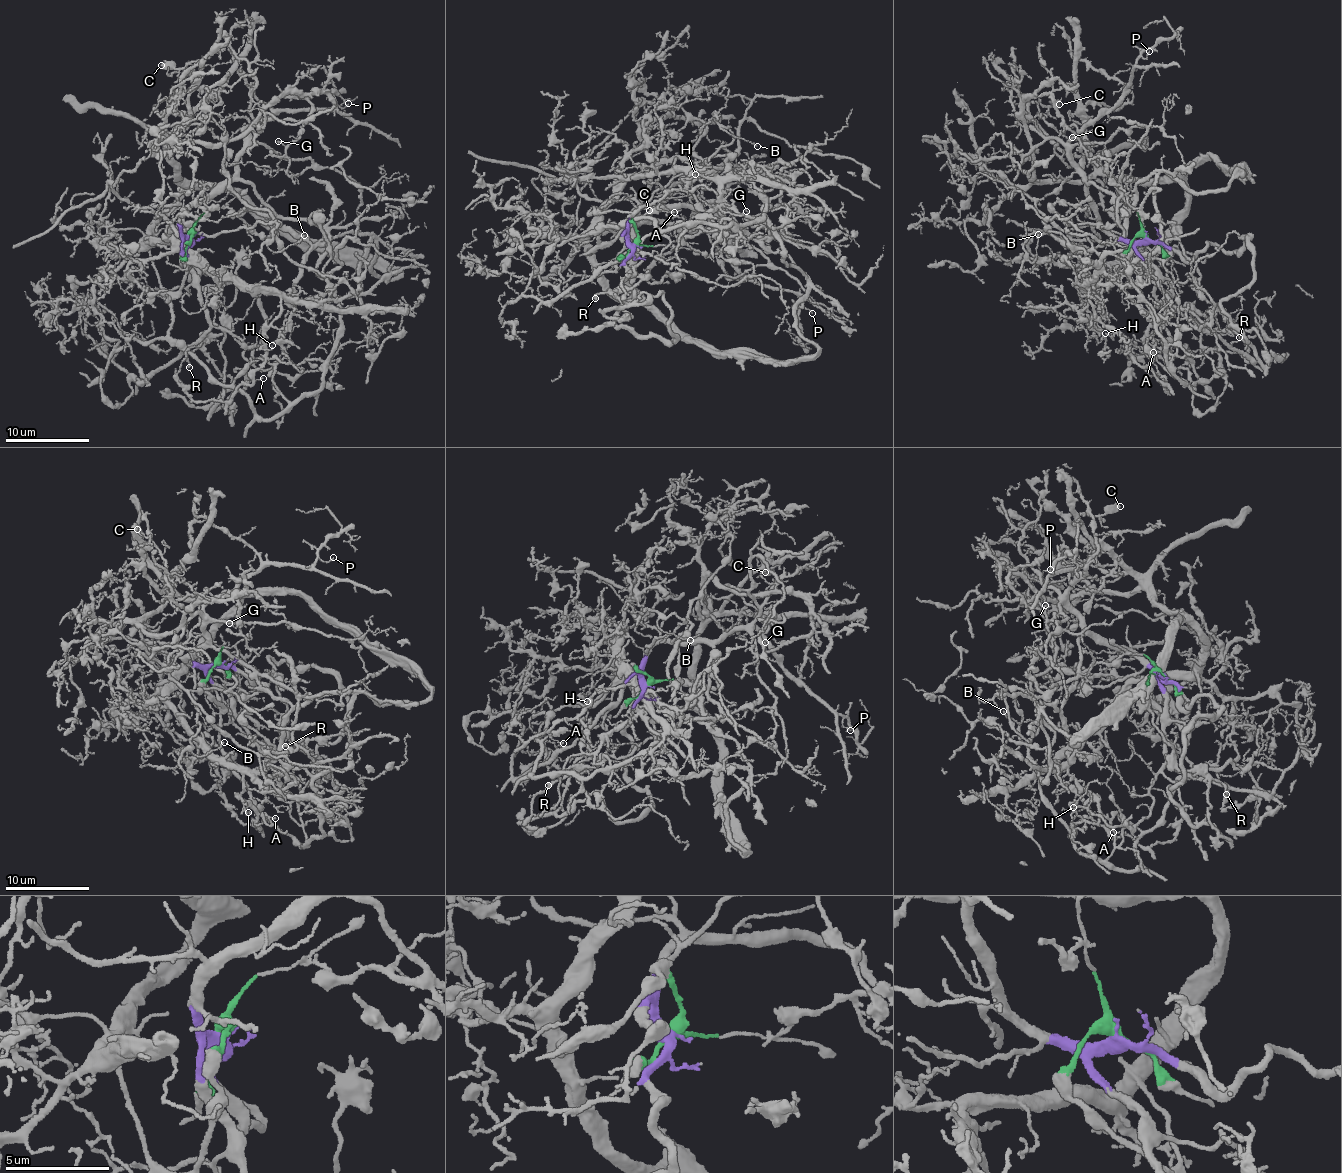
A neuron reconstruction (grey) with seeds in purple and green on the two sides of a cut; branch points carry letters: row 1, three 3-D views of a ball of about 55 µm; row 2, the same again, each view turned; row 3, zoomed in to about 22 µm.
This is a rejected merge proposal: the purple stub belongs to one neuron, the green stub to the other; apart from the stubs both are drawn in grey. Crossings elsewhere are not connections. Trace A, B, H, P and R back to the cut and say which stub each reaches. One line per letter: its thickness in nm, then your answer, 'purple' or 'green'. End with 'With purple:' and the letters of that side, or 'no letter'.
A: calibre 120 nm; green
B: calibre 120 nm; purple
H: calibre 110 nm; green
P: calibre 110 nm; purple
R: calibre 160 nm; purple
With purple: B, P, R

